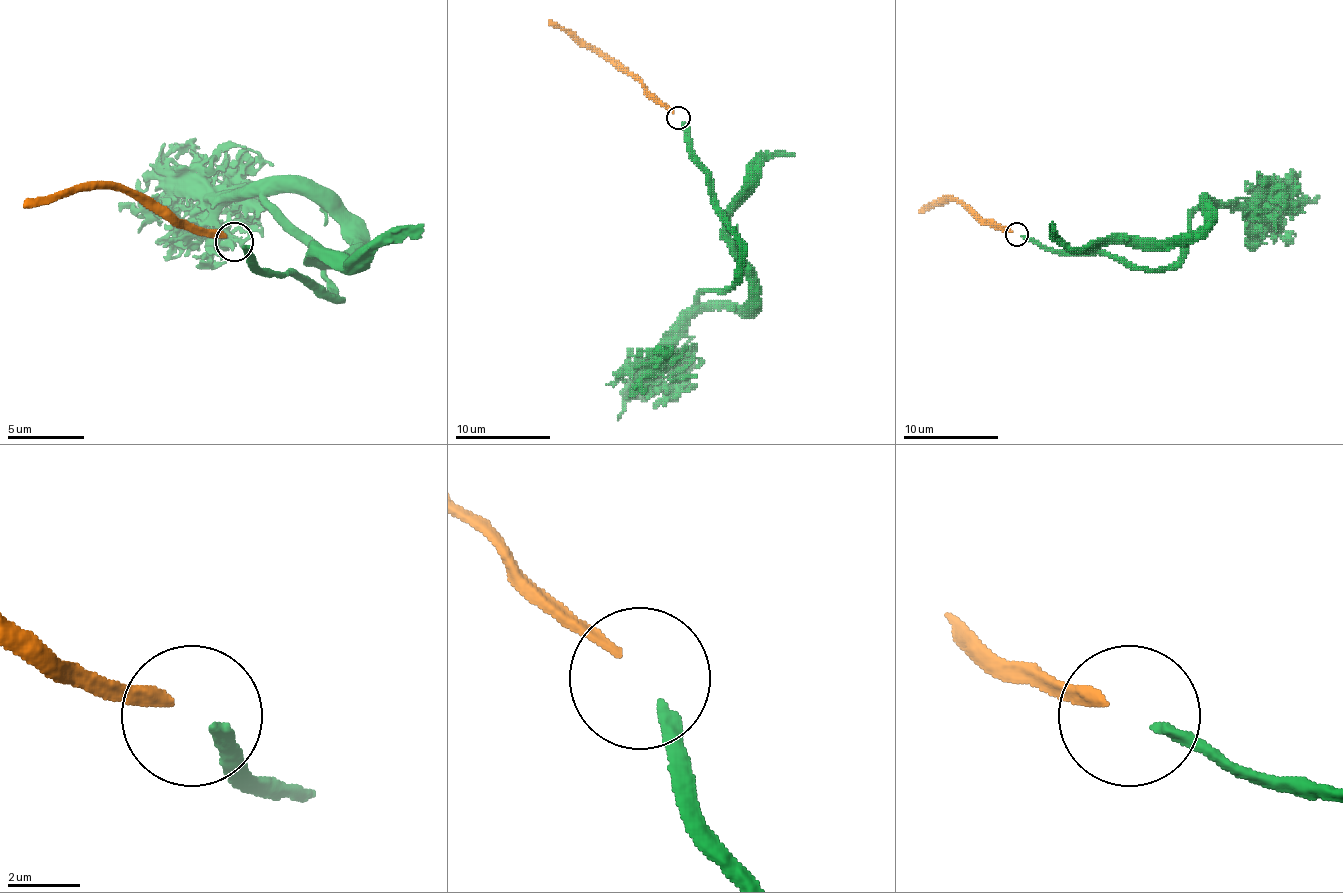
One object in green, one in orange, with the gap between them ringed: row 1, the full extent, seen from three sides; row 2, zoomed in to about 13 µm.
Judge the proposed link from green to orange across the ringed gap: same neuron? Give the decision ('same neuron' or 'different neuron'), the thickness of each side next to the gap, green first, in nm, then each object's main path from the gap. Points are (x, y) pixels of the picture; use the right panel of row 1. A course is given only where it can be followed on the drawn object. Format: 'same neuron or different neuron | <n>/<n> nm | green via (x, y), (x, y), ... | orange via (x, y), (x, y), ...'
same neuron | 320/300 nm | green via (1021, 236), (1169, 269), (1205, 203), (1205, 224), (1159, 241), (1069, 248), (1052, 222) | orange via (1012, 231), (986, 224), (955, 200), (943, 200), (919, 212)

